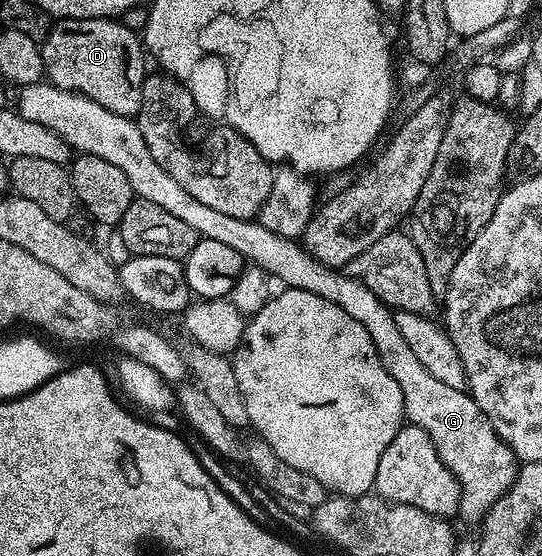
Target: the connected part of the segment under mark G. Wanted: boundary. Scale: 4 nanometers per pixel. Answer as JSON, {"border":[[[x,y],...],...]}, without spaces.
{"border":[[[46,80],[23,86],[17,94],[16,109],[24,120],[52,128],[52,132],[60,135],[75,151],[100,156],[100,160],[116,164],[116,168],[128,176],[128,184],[132,184],[137,197],[152,204],[160,204],[160,208],[184,220],[184,224],[195,230],[199,238],[220,240],[228,244],[228,248],[236,248],[236,252],[240,252],[247,263],[261,267],[277,281],[279,278],[283,287],[312,292],[324,300],[334,302],[344,308],[352,320],[364,324],[364,328],[368,328],[368,336],[372,336],[372,342],[376,344],[384,368],[396,380],[396,384],[400,384],[406,405],[405,421],[428,432],[432,444],[436,444],[436,452],[440,452],[440,460],[444,460],[460,484],[460,518],[474,524],[481,523],[492,504],[500,500],[504,492],[508,492],[520,469],[520,463],[508,444],[504,444],[469,392],[436,380],[436,376],[432,376],[432,372],[428,372],[428,368],[416,360],[412,348],[404,344],[400,328],[396,328],[395,311],[384,305],[380,296],[368,288],[368,284],[341,269],[325,266],[306,251],[305,245],[293,238],[276,236],[276,232],[268,232],[268,228],[264,228],[257,220],[236,220],[236,216],[227,216],[225,212],[216,212],[216,208],[208,208],[208,204],[200,204],[196,196],[188,196],[188,192],[184,192],[184,188],[180,188],[180,184],[176,184],[176,180],[172,180],[172,176],[168,176],[168,172],[164,172],[164,168],[152,160],[152,152],[148,152],[148,144],[144,144],[144,136],[134,118],[116,116],[116,112],[100,108],[96,100],[88,100],[83,94],[52,86]]]}

